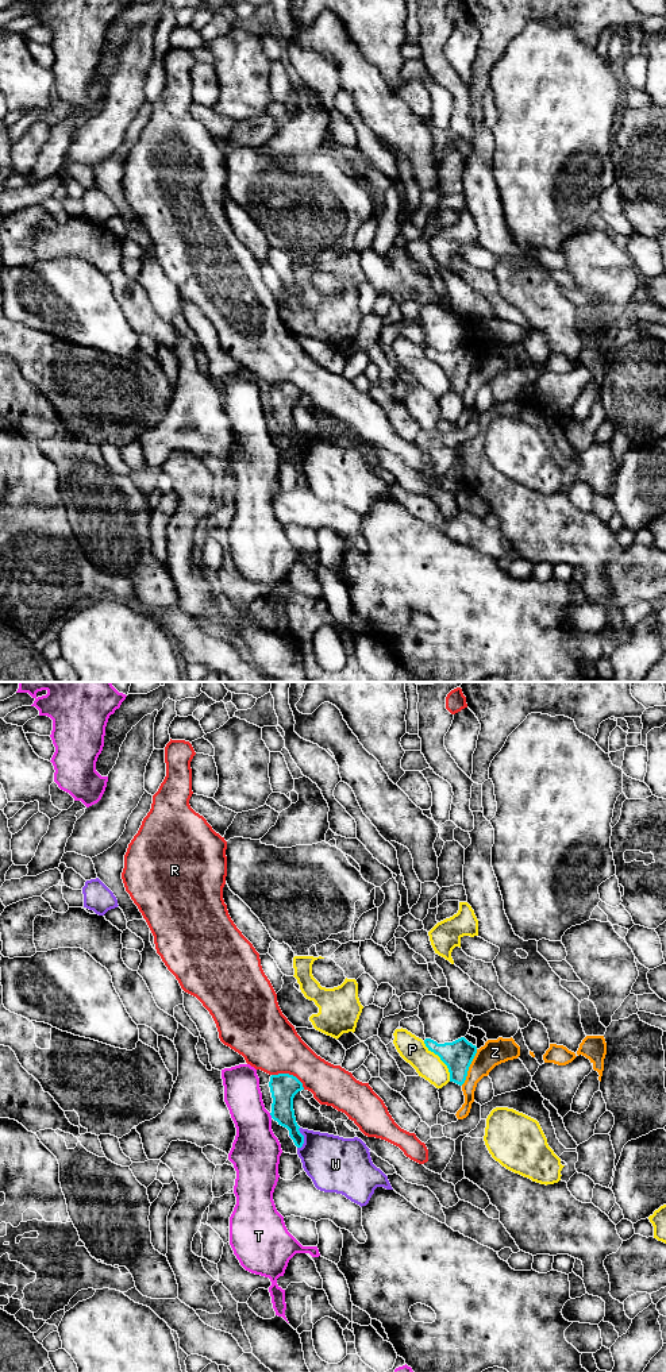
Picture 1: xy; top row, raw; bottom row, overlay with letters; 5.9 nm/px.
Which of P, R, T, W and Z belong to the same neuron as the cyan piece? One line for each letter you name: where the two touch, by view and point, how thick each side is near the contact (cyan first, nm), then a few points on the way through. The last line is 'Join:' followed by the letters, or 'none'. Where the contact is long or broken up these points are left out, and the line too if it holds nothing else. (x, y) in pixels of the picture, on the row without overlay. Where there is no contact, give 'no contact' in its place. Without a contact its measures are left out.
Join: none

